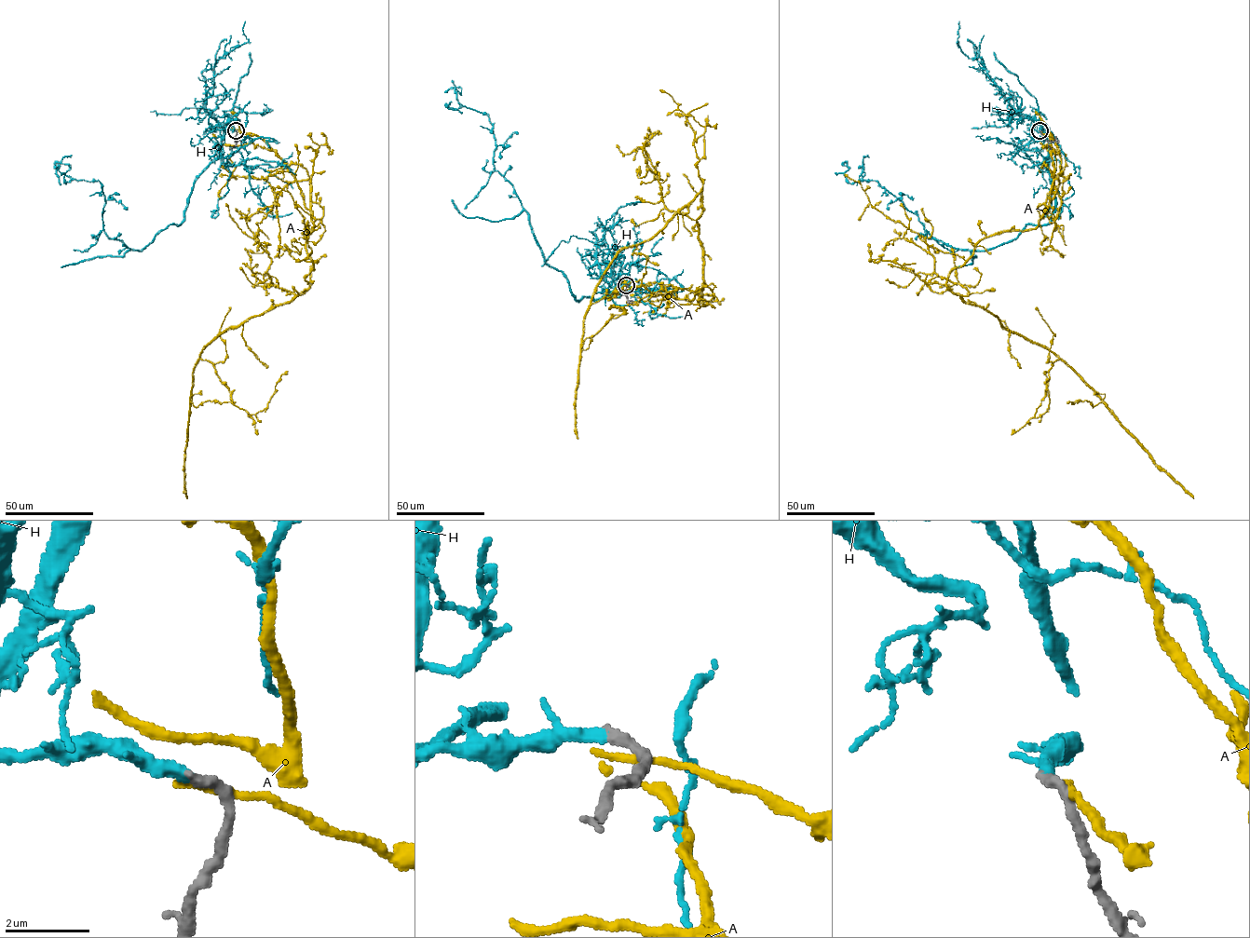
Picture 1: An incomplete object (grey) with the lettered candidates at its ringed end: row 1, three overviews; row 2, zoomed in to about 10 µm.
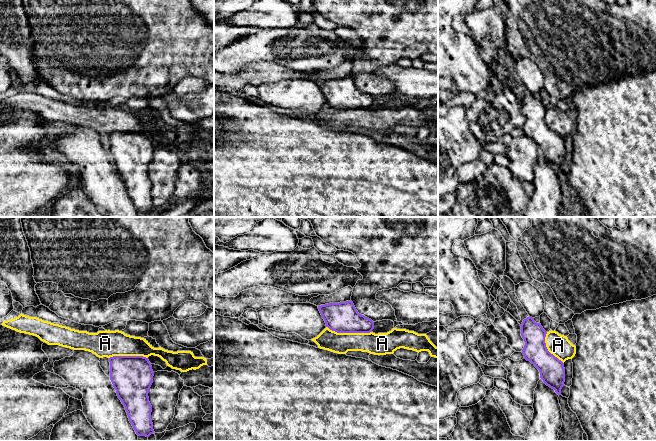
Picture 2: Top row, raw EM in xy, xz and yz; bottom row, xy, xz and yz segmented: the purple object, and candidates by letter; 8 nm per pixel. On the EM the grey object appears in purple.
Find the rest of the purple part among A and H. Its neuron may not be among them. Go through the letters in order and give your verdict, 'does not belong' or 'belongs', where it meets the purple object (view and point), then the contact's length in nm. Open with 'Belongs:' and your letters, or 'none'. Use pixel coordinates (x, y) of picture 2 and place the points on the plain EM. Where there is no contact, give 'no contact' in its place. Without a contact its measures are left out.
Belongs: H
A: does not belong; contact xz (349, 108); length 380 nm
H: belongs; no contact

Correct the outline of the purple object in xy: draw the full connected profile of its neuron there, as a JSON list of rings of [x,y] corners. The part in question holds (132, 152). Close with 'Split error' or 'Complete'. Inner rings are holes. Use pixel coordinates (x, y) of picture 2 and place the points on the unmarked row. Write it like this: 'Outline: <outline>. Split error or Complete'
Outline: [[[113,132],[109,134],[110,156],[125,183],[130,199],[138,212],[154,209],[149,165],[154,148],[143,132]]]. Complete

